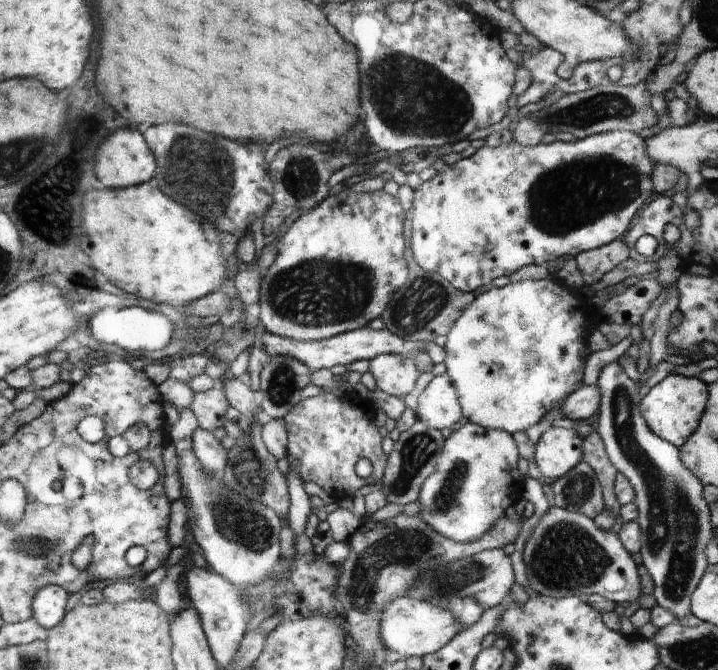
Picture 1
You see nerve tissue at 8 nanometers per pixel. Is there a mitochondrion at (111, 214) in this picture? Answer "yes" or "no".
no

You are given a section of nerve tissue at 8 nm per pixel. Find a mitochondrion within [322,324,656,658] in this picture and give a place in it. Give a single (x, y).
(568, 557)

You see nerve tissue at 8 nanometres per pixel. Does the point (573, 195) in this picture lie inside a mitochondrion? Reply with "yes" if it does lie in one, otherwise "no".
yes

